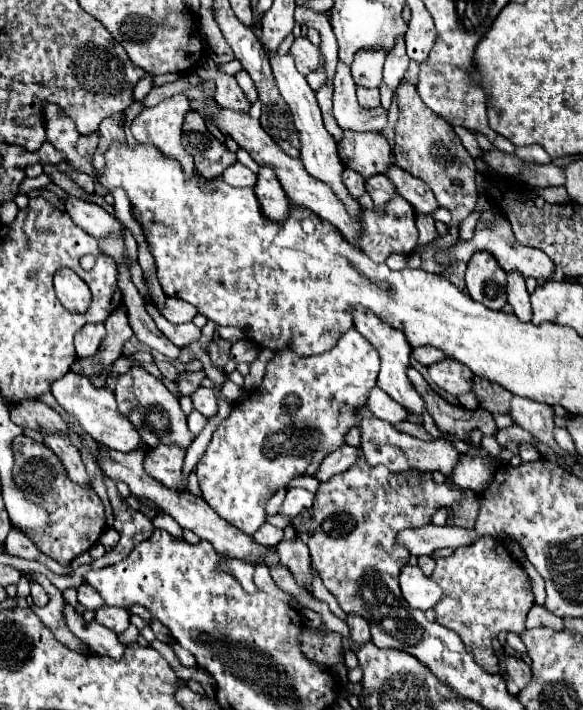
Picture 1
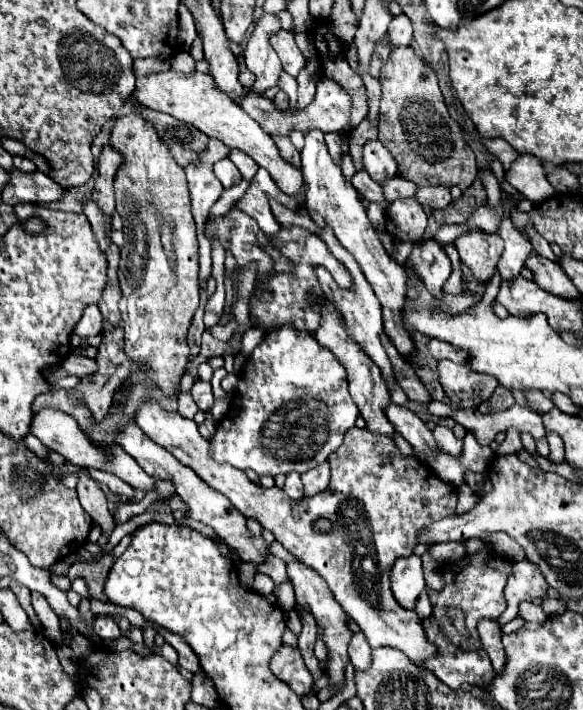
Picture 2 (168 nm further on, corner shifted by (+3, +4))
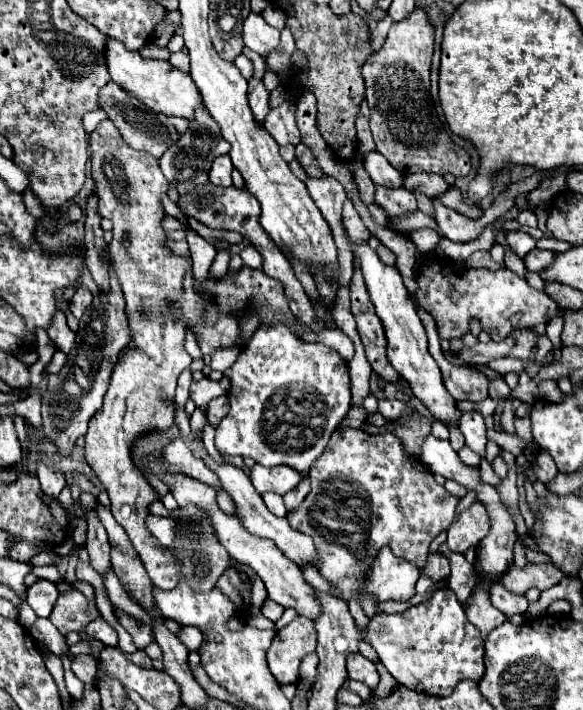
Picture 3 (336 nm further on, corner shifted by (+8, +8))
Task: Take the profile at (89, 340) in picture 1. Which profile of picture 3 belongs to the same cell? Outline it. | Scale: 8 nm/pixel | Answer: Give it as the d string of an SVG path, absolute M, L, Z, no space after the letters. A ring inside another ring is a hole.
M78 287L74 297L70 299L69 310L76 319L80 319L80 315L90 307L90 303L92 303L92 293L84 287Z

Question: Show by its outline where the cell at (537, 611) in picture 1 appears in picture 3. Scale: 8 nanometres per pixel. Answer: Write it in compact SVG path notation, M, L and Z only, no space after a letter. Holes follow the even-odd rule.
M494 581L488 593L490 593L492 605L494 605L498 611L502 611L506 617L516 615L516 613L522 615L522 613L528 609L528 599L526 599L524 595L516 595L516 593L508 591L502 581Z

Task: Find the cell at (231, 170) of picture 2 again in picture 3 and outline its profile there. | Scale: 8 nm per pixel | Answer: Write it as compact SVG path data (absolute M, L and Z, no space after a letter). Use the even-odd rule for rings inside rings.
M220 155L214 159L212 167L210 167L210 181L214 185L222 185L222 187L230 187L232 185L232 161L230 161L230 155Z

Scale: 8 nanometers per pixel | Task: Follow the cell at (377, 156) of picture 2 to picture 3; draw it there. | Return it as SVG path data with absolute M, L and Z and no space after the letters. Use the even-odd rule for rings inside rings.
M372 151L372 153L366 155L364 167L366 167L366 171L370 173L370 177L372 177L372 181L376 185L382 185L382 187L402 187L404 177L378 151Z

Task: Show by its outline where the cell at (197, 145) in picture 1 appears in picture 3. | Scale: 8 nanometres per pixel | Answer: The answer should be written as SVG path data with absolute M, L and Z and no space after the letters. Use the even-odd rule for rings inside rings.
M108 81L104 89L100 89L100 109L106 111L108 119L112 119L112 123L116 123L116 129L120 131L122 139L140 151L146 151L154 157L164 155L164 151L182 137L182 133L188 127L186 119L180 117L168 117L156 111L150 111L148 107L144 107L144 103L140 103L136 97L128 95L124 89L120 89L114 81Z

